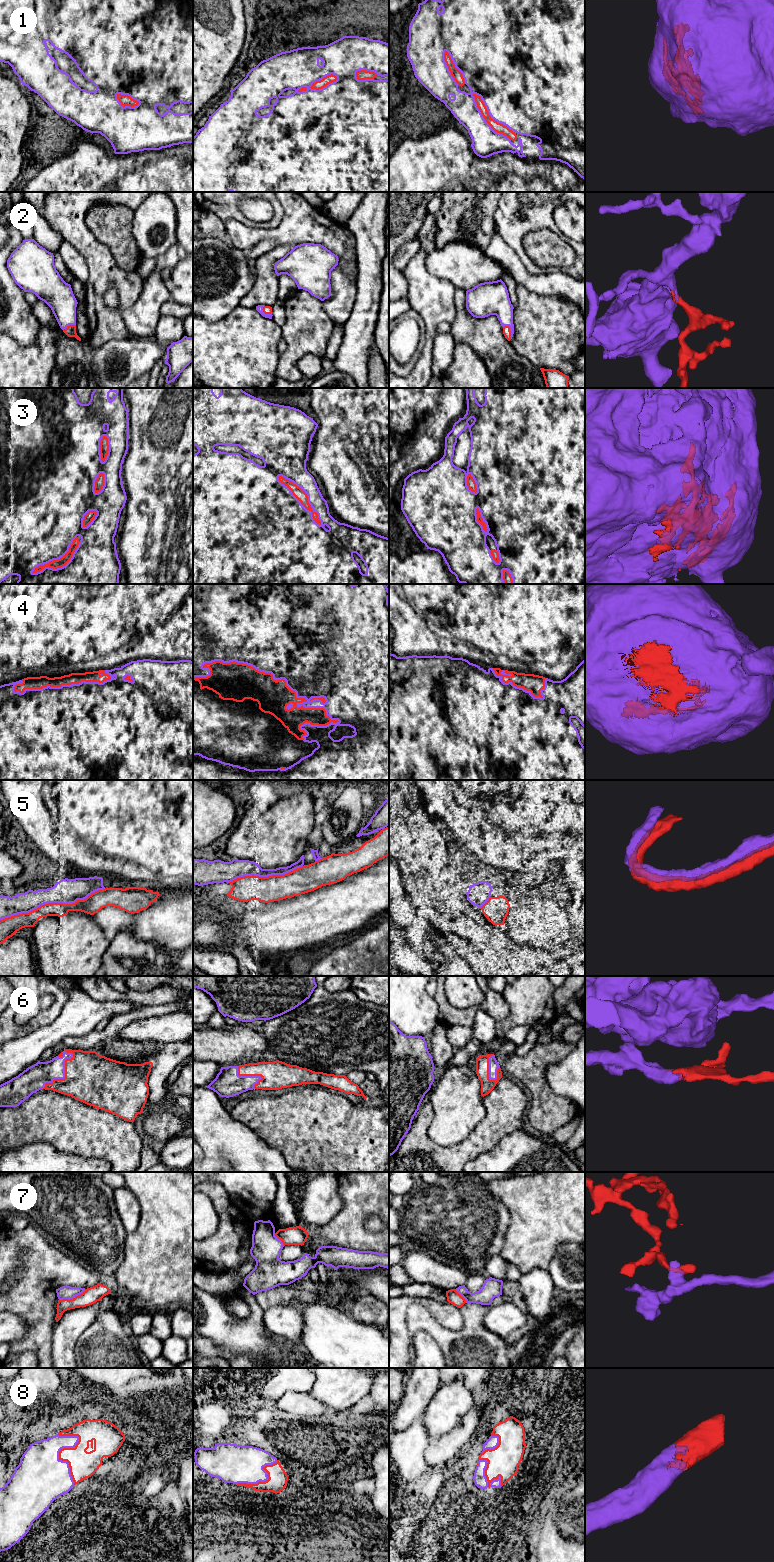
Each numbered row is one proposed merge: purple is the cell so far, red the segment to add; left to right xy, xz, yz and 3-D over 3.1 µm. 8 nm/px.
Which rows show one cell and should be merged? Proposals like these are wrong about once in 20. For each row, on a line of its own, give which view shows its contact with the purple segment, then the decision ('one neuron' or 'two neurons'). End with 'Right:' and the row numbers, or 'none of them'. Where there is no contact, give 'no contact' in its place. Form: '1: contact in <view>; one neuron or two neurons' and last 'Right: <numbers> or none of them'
1: contact in yz; one neuron
2: contact in yz; one neuron
3: contact in xz; one neuron
4: contact in xz; one neuron
5: contact in xy; one neuron
6: contact in xy; one neuron
7: contact in xy; two neurons
8: contact in xy; one neuron
Right: 1, 2, 3, 4, 5, 6, 8

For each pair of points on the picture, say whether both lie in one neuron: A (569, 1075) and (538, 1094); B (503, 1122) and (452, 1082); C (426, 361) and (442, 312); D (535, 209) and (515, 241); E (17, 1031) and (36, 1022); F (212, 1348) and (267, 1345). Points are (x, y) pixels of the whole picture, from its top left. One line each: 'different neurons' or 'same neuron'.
A: different neurons
B: different neurons
C: same neuron
D: same neuron
E: same neuron
F: different neurons

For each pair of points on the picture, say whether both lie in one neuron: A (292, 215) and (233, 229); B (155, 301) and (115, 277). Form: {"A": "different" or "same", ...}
{"A": "same", "B": "different"}

